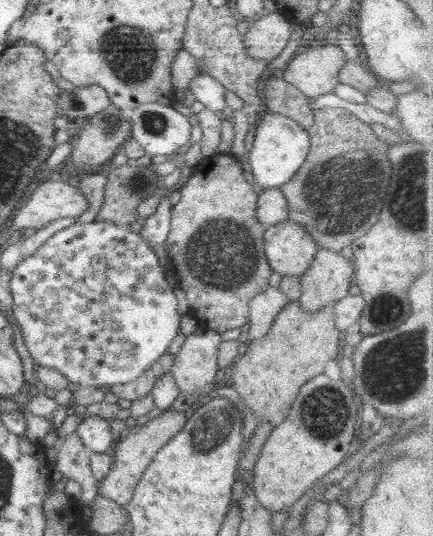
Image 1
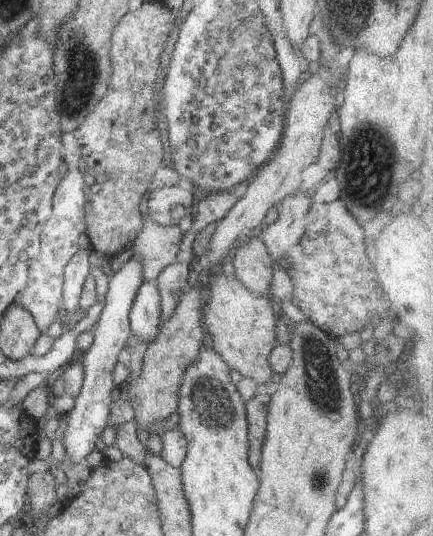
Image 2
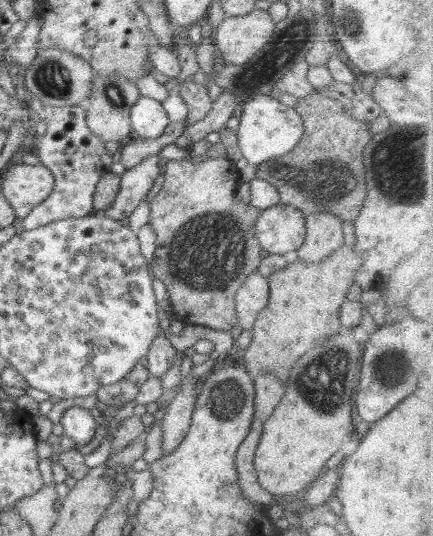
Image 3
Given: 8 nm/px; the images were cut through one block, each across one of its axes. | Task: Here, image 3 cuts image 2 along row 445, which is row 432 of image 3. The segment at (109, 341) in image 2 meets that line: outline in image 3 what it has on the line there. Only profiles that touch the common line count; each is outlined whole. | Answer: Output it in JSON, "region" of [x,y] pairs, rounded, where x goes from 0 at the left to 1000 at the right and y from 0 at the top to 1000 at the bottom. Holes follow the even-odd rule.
{"region":[[[178,756],[155,763],[141,778],[139,791],[148,799],[148,813],[159,813],[182,830],[203,828],[217,817],[226,795],[206,763]]]}

